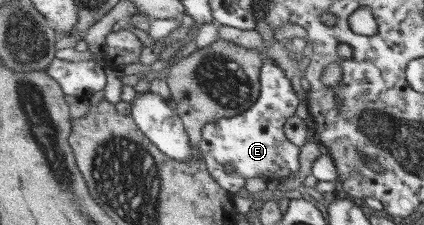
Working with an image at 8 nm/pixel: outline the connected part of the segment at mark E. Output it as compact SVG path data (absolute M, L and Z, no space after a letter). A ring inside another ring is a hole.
M266 60L261 71L261 95L256 104L240 115L219 117L203 128L199 148L210 175L226 192L235 195L244 187L244 181L253 177L280 181L300 173L300 146L292 143L285 133L288 119L294 116L300 103L286 73L274 61ZM223 165L231 165L232 172L228 173Z

